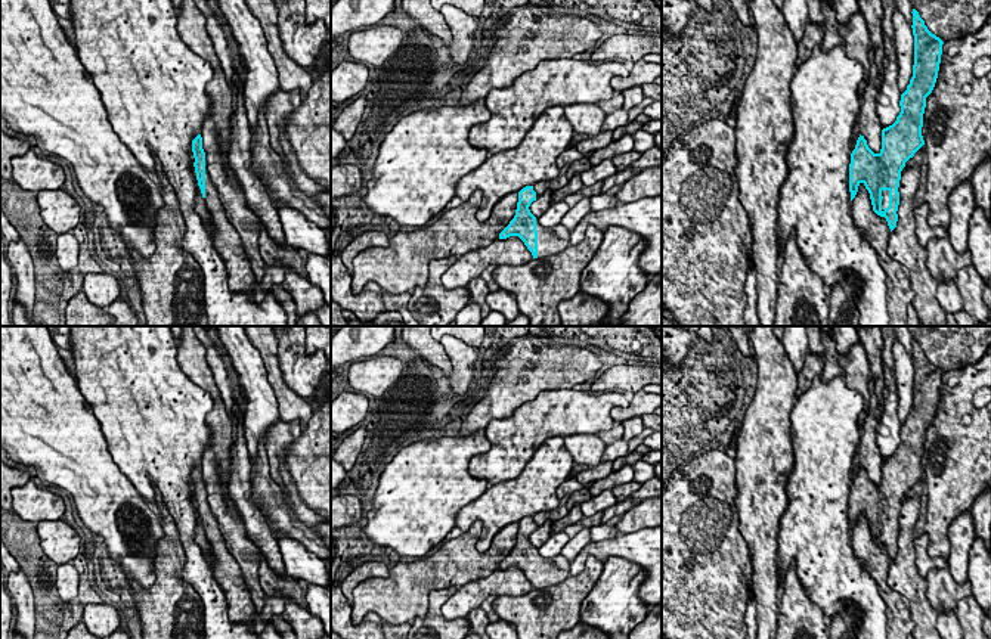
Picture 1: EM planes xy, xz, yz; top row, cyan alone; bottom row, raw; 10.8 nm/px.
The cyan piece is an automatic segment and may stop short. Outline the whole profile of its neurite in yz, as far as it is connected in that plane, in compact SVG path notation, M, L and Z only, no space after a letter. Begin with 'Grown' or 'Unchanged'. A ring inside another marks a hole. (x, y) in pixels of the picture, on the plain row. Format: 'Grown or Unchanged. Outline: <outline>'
Grown. Outline: M913 339L914 396L907 421L901 425L896 452L882 460L882 480L874 484L860 465L849 494L851 531L863 514L870 524L873 542L885 548L891 562L896 558L899 511L905 493L925 475L922 466L926 428L932 424L944 372L932 365Z

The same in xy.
Grown. Outline: M201 465L192 471L192 483L198 517L205 530L205 537L211 545L214 578L226 595L229 620L232 623L247 623L251 630L254 630L254 614L257 611L244 583L241 568L226 549L226 543L219 530L219 522L210 509Z

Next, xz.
Grown. Outline: M526 517L518 522L518 533L514 549L499 564L499 570L518 567L533 589L542 589L564 581L570 573L570 561L561 555L542 558L529 537L538 530L533 517Z

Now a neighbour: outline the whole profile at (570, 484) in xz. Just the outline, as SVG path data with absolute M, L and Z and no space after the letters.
M573 477L567 478L558 488L557 488L557 497L563 499L566 496L570 496L572 493L580 490L583 486Z

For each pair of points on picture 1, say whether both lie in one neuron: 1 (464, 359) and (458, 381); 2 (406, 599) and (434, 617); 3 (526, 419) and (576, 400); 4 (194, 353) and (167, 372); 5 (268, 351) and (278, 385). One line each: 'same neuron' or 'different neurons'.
1: same neuron
2: different neurons
3: same neuron
4: different neurons
5: same neuron

